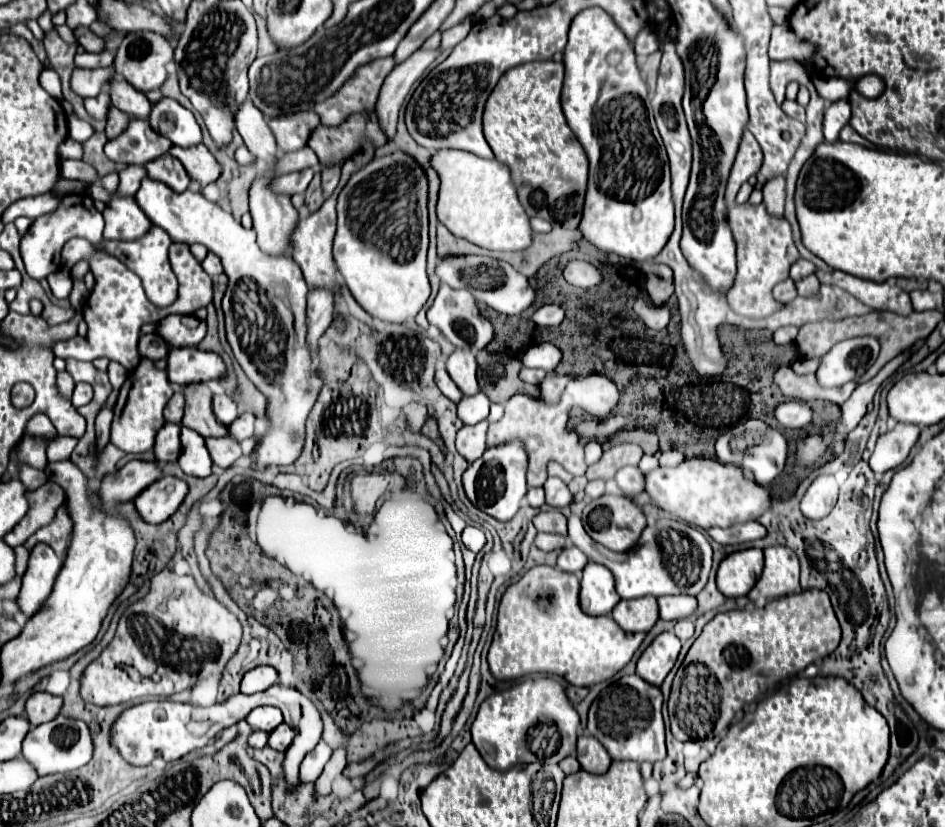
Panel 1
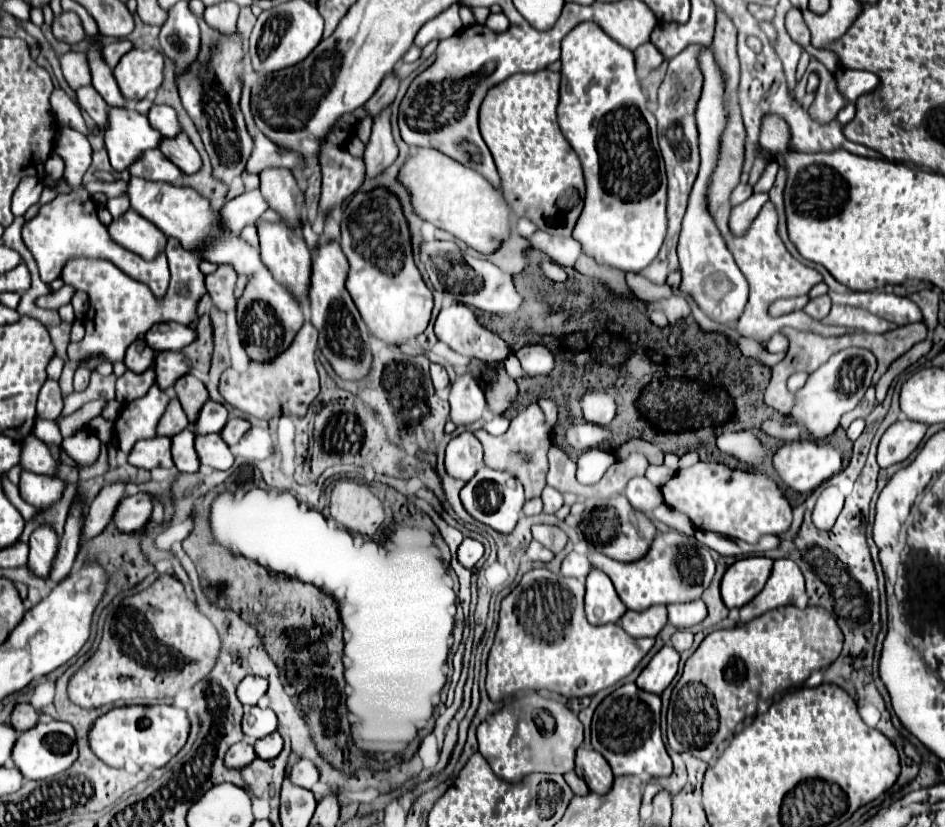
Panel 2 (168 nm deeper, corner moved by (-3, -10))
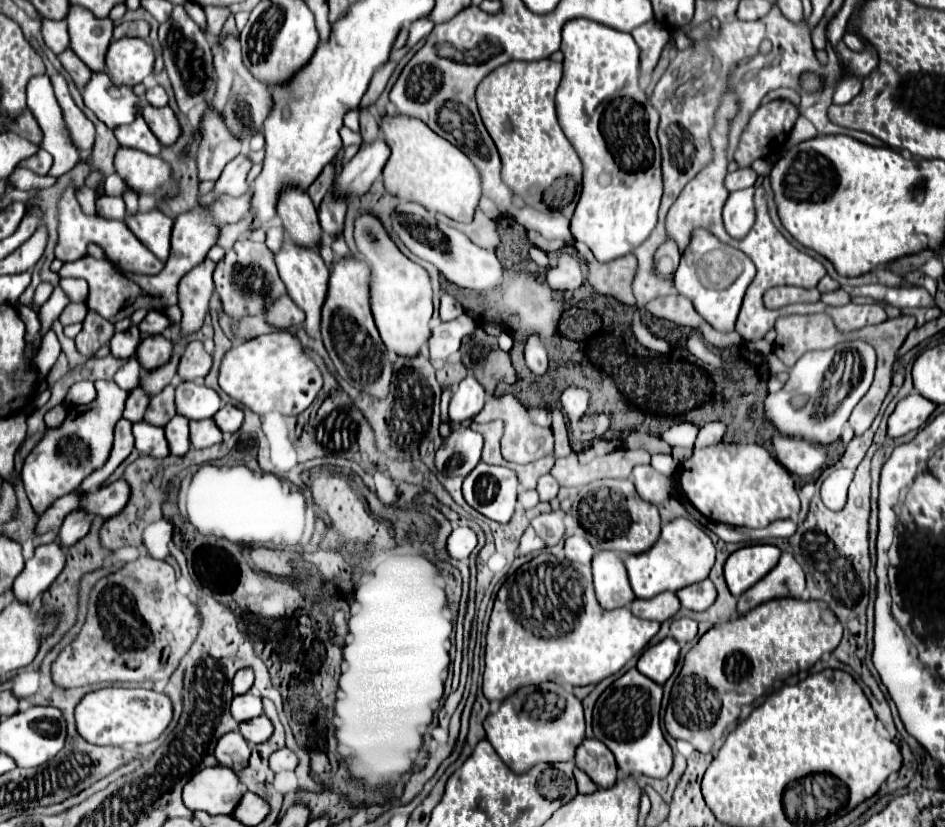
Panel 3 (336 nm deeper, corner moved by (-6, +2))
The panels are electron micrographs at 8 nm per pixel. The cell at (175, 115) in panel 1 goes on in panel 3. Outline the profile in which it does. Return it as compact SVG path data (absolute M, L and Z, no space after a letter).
M154 85L154 87L150 87L150 89L146 89L146 101L150 103L150 105L154 105L154 107L164 107L164 105L168 105L168 95L166 95L166 91L160 87L160 85Z

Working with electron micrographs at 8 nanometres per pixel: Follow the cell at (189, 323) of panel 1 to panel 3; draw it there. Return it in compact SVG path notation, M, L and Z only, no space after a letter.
M148 311L148 315L142 319L142 323L138 325L140 333L144 335L156 335L156 333L162 333L166 327L168 327L168 317L160 311Z

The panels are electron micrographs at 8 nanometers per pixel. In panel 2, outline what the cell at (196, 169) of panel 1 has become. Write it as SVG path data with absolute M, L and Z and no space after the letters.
M179 135L177 139L163 139L159 151L187 175L193 175L201 169L201 155L187 135Z

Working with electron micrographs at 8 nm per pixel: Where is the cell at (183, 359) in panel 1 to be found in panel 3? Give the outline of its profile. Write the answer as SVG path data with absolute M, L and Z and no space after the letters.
M148 335L136 347L136 359L142 369L152 371L164 363L168 363L172 355L172 343L162 335Z

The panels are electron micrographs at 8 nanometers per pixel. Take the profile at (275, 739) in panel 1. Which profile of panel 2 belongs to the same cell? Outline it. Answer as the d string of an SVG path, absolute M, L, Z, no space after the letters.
M275 731L273 735L267 735L265 739L259 739L255 743L255 747L257 747L257 755L261 759L275 759L283 749L283 737Z

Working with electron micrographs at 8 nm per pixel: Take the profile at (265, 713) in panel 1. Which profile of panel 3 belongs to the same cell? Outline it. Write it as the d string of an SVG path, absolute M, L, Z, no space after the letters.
M250 693L238 695L230 703L230 713L238 723L242 723L244 719L254 719L254 717L262 715L262 701L260 701L260 697L254 697Z

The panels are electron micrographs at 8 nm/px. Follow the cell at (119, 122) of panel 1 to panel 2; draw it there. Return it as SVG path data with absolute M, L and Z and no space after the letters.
M85 87L85 89L77 91L77 101L91 115L91 119L97 123L97 127L101 131L105 131L109 125L109 105L101 99L101 95L97 95L97 91L93 91L93 87Z

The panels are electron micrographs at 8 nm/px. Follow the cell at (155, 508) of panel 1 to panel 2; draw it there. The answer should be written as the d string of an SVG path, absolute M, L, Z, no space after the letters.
M149 493L129 495L121 501L121 507L117 509L113 523L123 533L139 533L139 531L143 531L143 525L149 523L149 519L153 515L153 505L155 505L155 501Z

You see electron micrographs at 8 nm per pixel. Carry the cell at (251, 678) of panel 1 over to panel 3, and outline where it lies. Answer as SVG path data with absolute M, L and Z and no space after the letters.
M240 669L240 671L234 675L234 679L232 679L232 691L234 691L234 695L246 693L246 691L252 687L252 683L254 683L254 673L252 673L252 669Z

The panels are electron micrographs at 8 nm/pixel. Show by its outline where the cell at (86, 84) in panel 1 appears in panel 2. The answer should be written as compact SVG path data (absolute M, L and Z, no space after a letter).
M69 51L69 53L61 55L59 59L61 59L63 75L65 75L65 79L73 91L91 85L91 71L89 71L87 57L83 53Z

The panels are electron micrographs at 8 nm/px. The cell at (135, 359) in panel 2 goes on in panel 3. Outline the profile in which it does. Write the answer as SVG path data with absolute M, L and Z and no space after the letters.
M130 325L130 329L122 333L114 333L110 339L110 353L120 359L128 359L136 353L136 345L140 343L140 331L136 325Z

